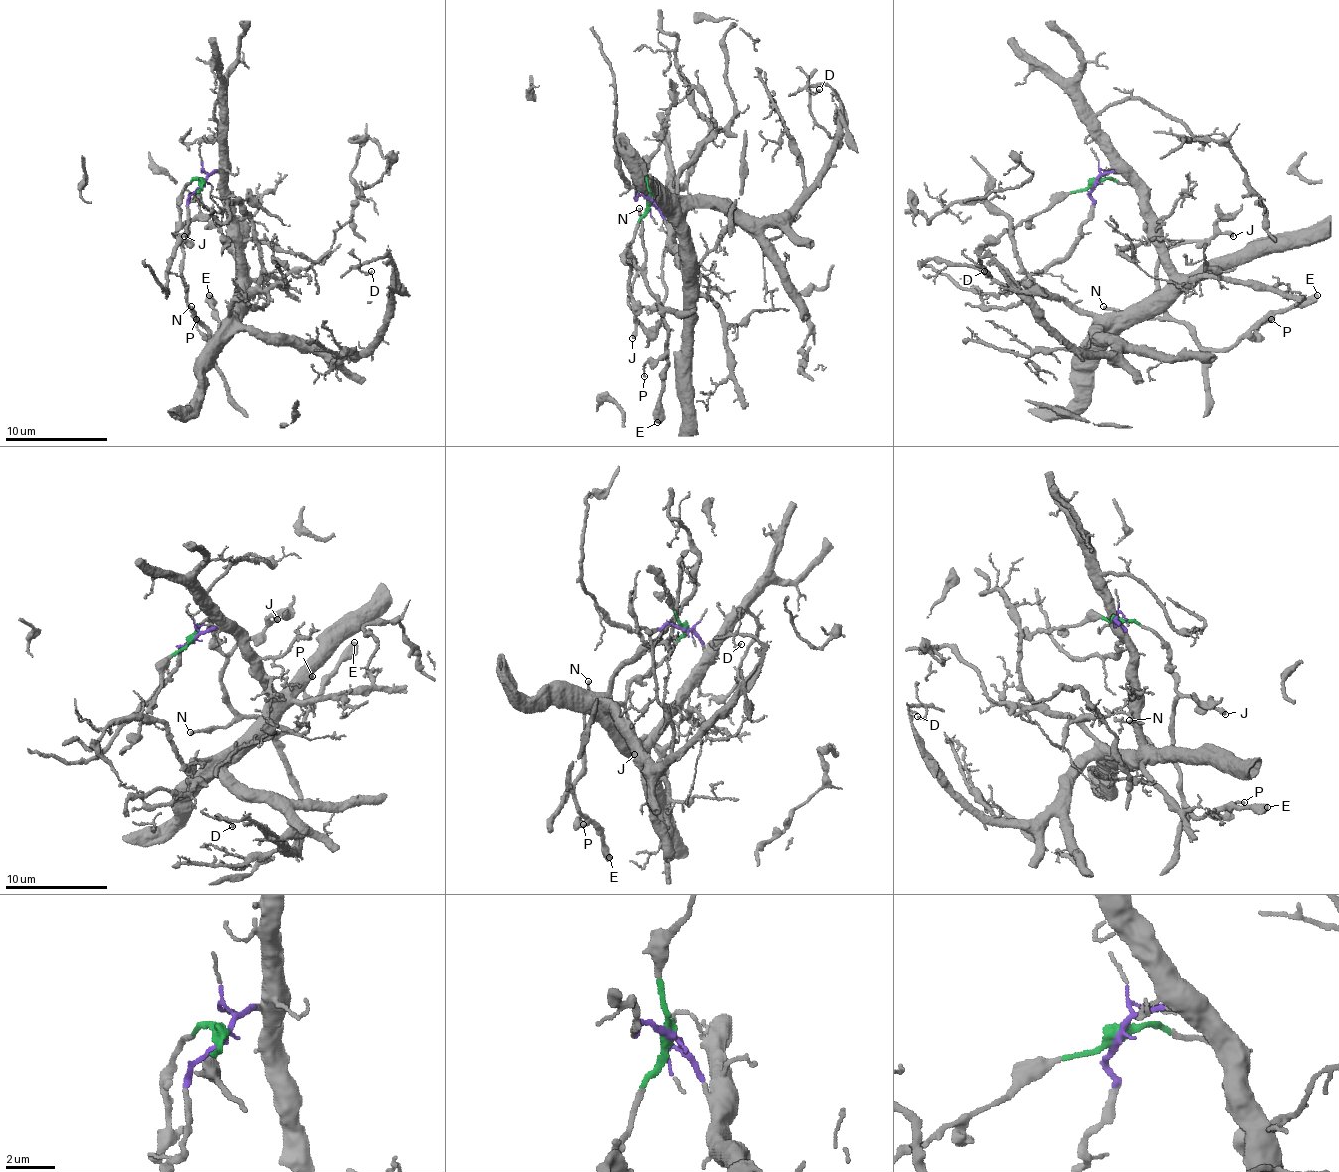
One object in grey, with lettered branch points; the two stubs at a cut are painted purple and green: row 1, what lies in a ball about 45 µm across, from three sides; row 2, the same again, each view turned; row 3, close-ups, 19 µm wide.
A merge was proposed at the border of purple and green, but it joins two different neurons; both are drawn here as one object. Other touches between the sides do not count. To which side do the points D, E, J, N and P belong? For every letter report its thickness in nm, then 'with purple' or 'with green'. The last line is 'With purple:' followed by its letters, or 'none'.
D: calibre 130 nm; with purple
E: calibre 550 nm; with green
J: calibre 300 nm; with green
N: calibre 180 nm; with green
P: calibre 140 nm; with green
With purple: D

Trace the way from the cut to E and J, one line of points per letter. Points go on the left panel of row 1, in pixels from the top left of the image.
E: (201, 183), (196, 178), (181, 193), (181, 283), (186, 306), (212, 347), (219, 347), (209, 296)
J: (201, 183), (196, 178), (181, 193), (176, 239), (181, 247), (189, 234), (184, 237)

